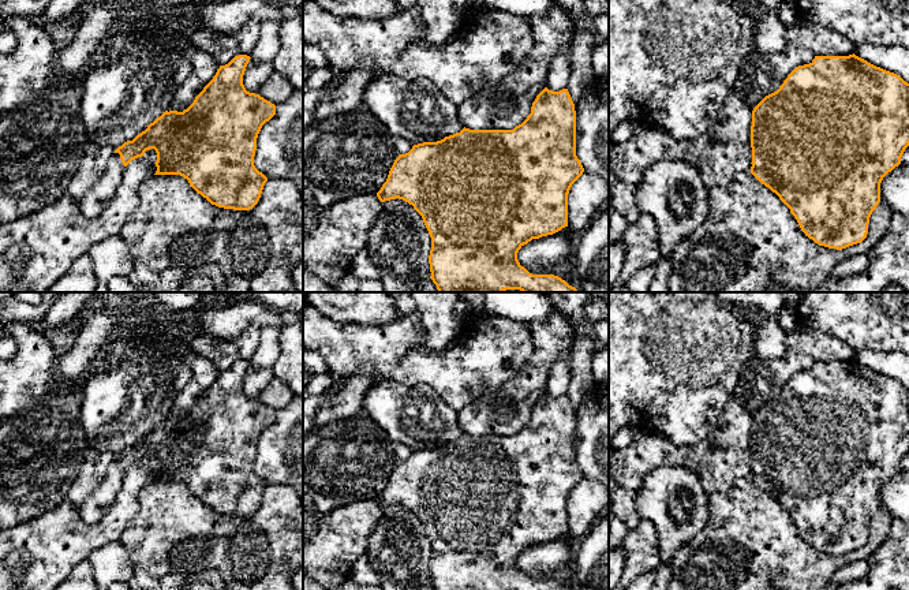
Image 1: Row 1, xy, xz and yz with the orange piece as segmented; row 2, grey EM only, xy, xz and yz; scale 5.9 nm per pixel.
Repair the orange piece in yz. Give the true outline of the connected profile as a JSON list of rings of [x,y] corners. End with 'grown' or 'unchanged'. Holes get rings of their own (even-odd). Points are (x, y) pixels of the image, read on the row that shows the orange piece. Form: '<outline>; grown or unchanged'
[[[854,53],[815,56],[752,111],[751,173],[779,197],[809,239],[828,249],[842,250],[867,238],[869,217],[880,202],[880,183],[901,164],[908,146],[909,83]]]; unchanged

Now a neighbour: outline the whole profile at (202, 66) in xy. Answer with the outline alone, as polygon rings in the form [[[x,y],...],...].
[[[183,44],[179,52],[190,64],[190,75],[175,92],[173,100],[167,109],[168,112],[187,109],[220,68],[213,56],[190,44]]]

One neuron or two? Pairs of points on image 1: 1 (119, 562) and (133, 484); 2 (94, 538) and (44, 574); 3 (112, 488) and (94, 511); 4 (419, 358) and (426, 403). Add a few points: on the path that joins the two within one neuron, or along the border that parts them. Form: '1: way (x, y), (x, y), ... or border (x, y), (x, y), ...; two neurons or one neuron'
1: border (119, 538), (98, 546), (90, 555); two neurons
2: way (82, 540), (78, 540), (56, 562); one neuron
3: way (107, 493), (94, 506); one neuron
4: border (392, 380), (400, 384), (429, 385), (448, 406); two neurons

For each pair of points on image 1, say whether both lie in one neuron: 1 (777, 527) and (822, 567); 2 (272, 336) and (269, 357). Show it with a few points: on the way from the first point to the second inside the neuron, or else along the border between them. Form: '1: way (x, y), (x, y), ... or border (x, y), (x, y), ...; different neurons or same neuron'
1: way (786, 538), (811, 563); same neuron
2: way (269, 342), (269, 351); same neuron

